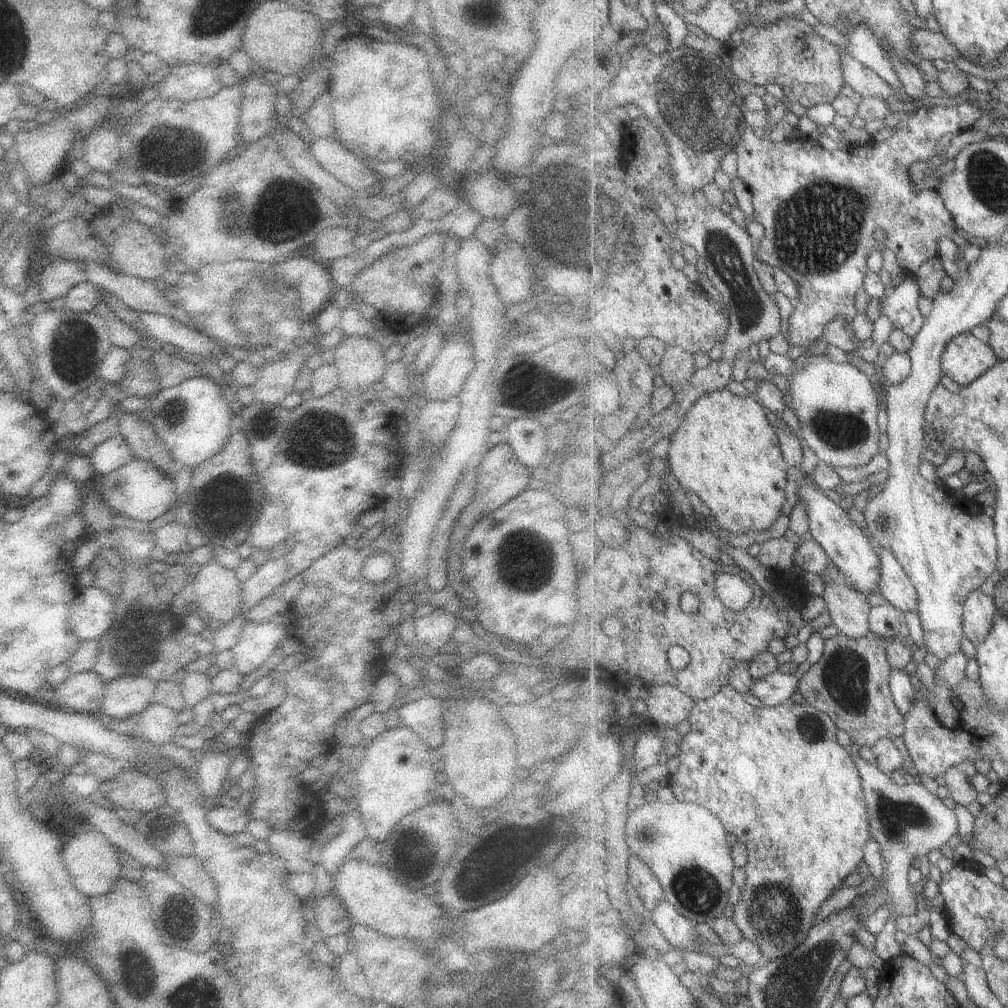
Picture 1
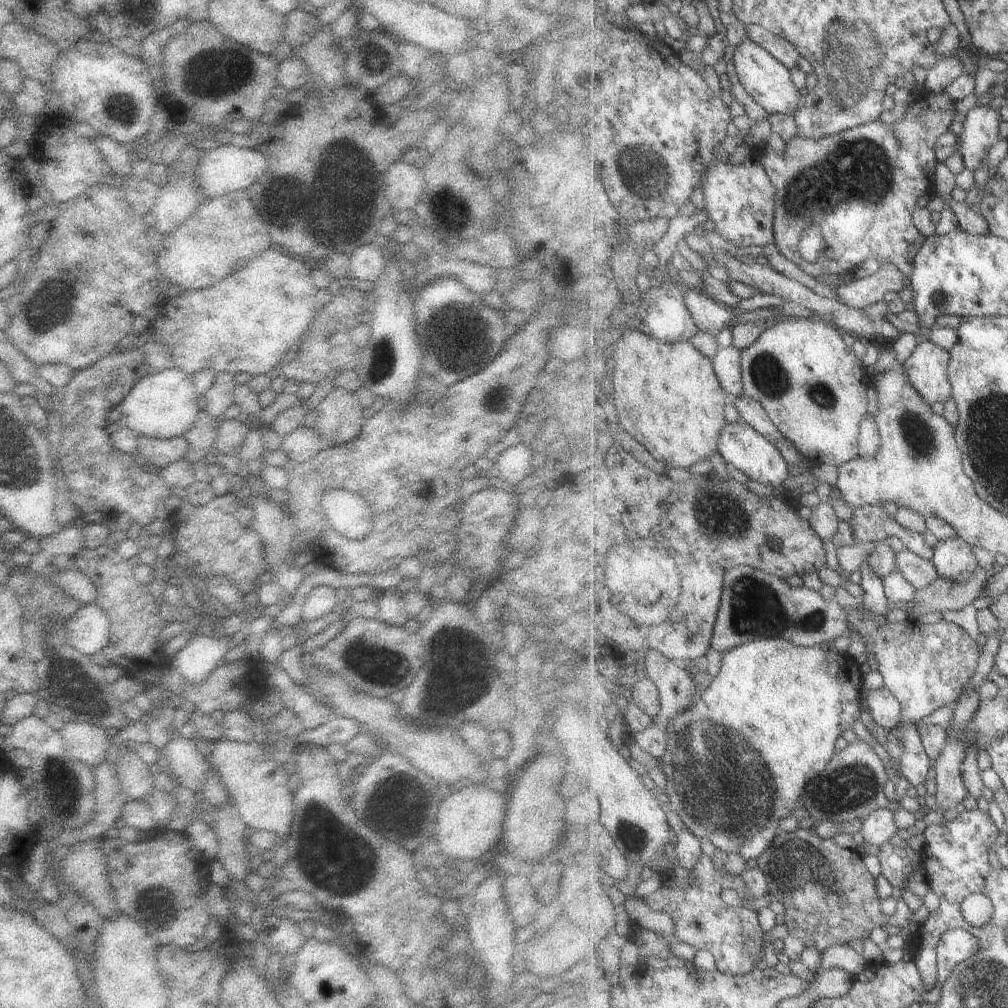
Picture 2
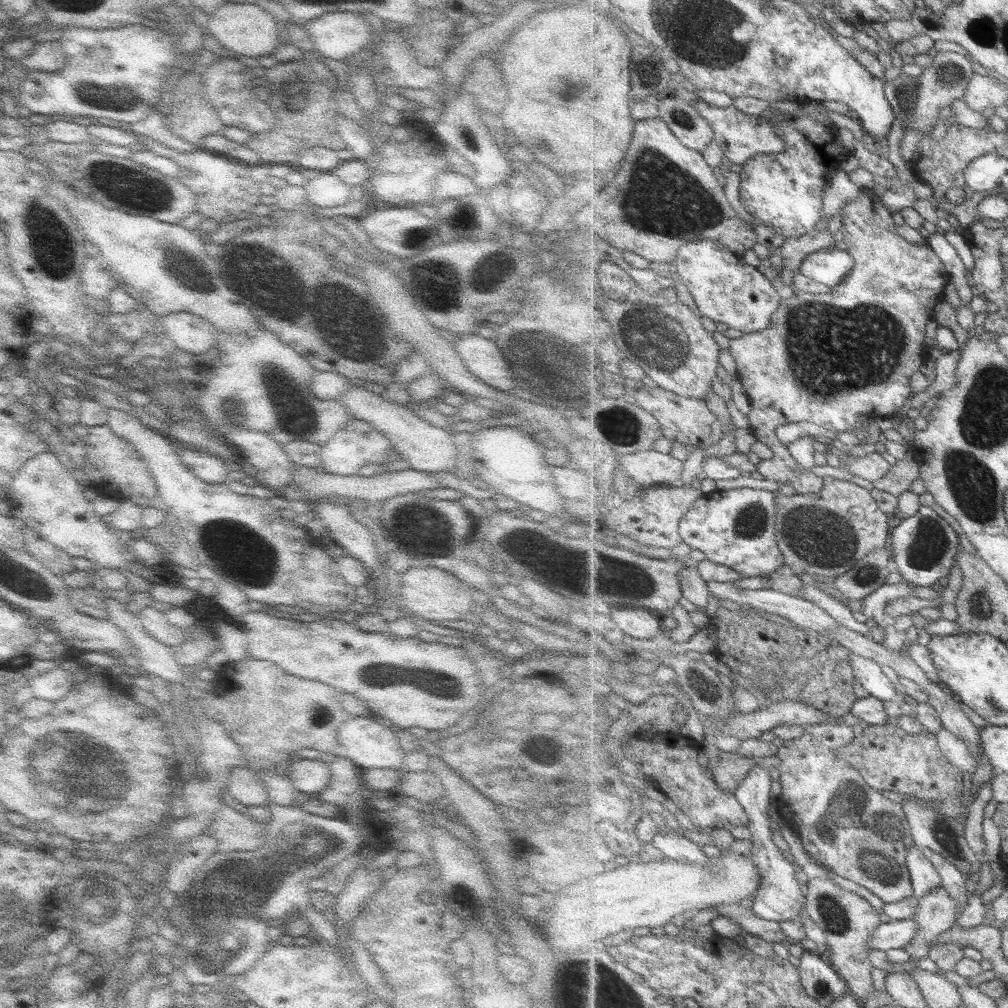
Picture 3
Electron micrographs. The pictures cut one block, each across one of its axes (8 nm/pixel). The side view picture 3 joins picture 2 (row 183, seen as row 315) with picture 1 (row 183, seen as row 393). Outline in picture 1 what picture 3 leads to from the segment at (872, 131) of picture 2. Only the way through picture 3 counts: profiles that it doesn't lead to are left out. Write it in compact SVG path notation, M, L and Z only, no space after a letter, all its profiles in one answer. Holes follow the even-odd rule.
M969 103L920 106L908 112L888 139L869 141L850 148L839 147L832 151L823 149L818 142L806 136L794 133L793 140L787 138L782 142L774 142L767 135L758 138L753 127L746 127L734 150L739 156L737 175L752 193L753 221L764 228L756 258L773 270L787 271L800 286L798 302L788 320L789 345L804 348L813 345L835 318L845 318L847 326L851 326L853 318L859 314L855 309L855 292L864 285L871 252L892 250L902 272L915 276L925 262L938 257L939 238L953 240L960 235L961 230L943 204L938 190L913 190L909 166L917 161L927 164L935 162L939 140L945 134L958 135L968 130L983 116L983 111L981 107ZM877 230L887 234L885 242L875 238Z

